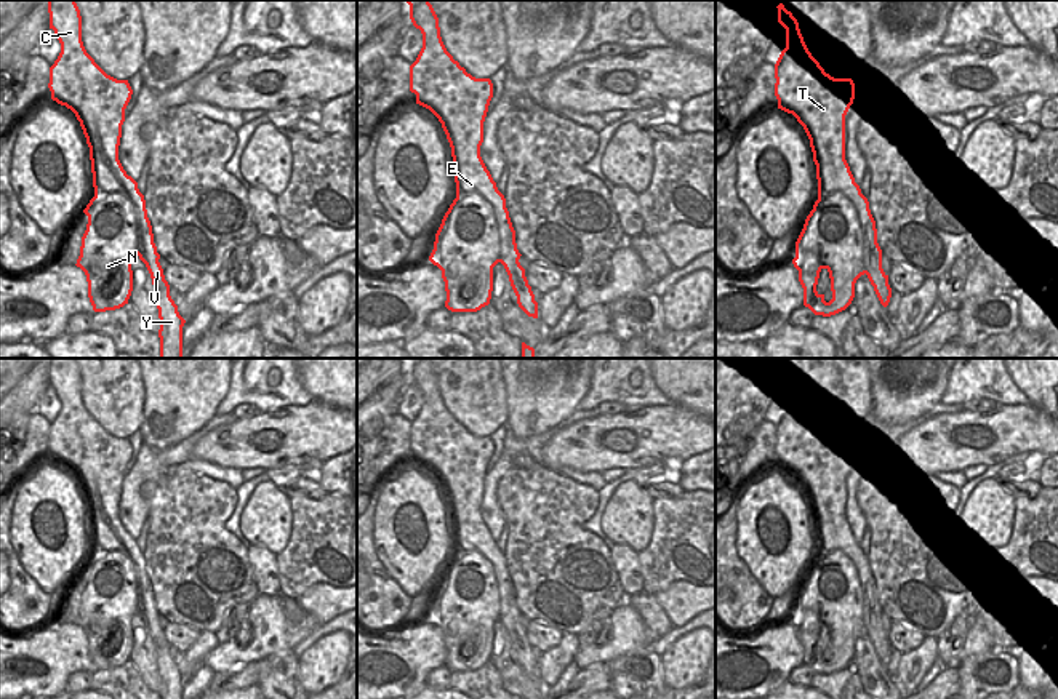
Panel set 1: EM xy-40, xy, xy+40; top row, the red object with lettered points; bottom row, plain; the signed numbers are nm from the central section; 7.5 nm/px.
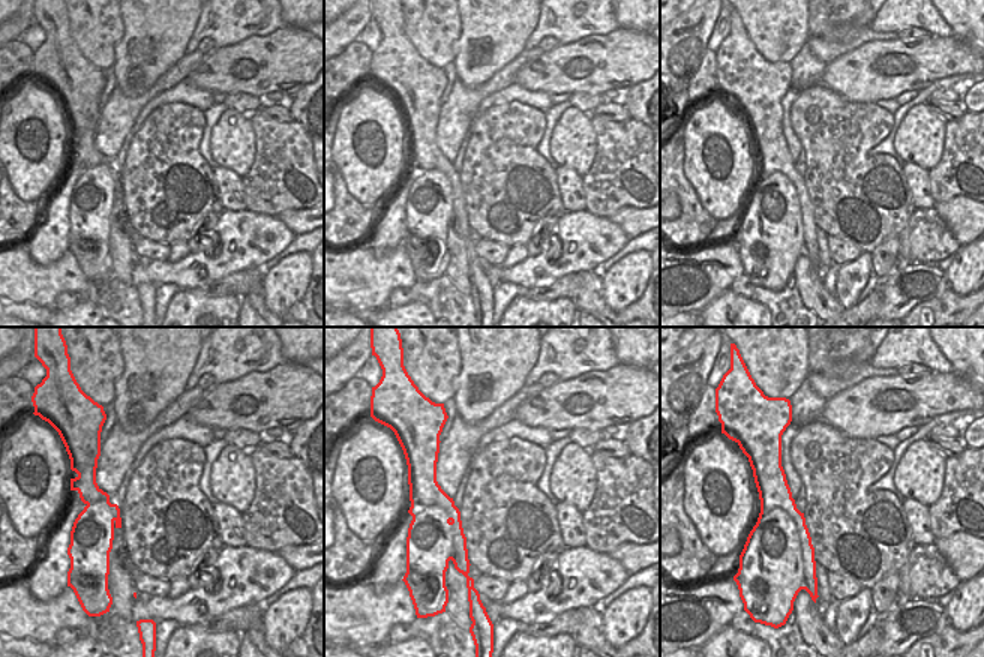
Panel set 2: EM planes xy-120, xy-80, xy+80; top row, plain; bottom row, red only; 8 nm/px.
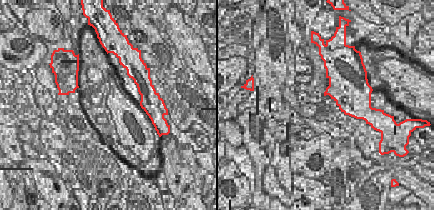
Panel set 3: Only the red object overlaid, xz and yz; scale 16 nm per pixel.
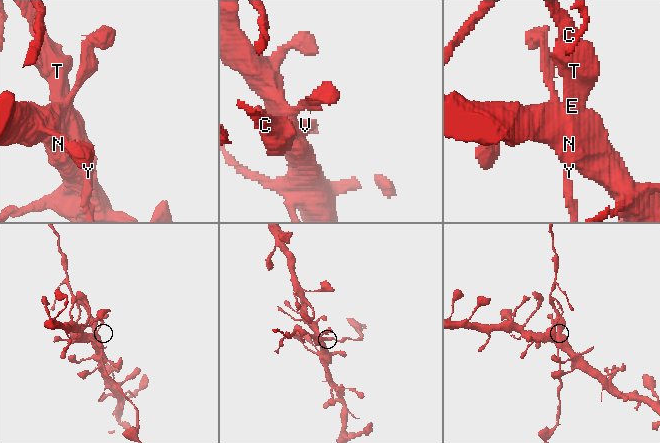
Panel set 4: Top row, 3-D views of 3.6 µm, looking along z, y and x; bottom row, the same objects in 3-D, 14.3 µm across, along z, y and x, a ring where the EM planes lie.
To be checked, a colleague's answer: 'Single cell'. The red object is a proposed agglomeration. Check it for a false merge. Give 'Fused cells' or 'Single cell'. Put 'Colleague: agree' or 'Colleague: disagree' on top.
Colleague: disagree
Fused cells

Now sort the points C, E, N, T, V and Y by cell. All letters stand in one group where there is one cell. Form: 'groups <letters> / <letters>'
groups C E T V Y / N

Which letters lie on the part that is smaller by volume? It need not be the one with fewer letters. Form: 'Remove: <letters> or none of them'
Remove: C, E, T, V, Y

